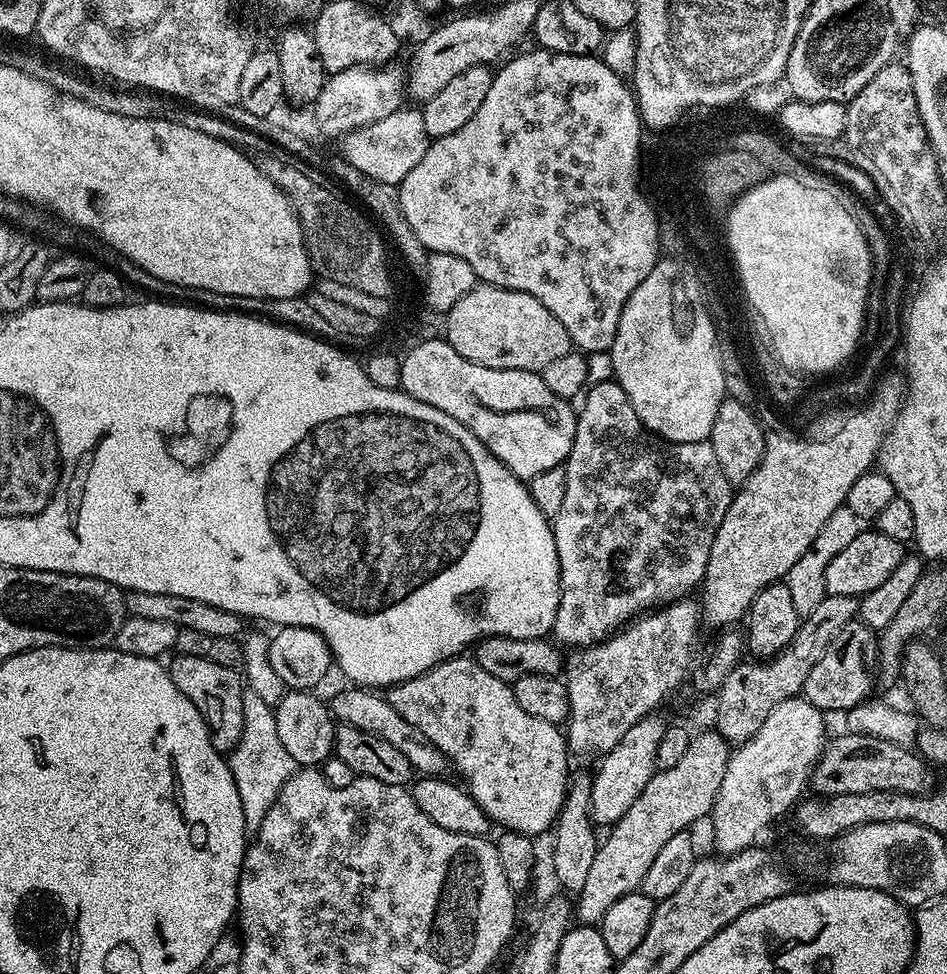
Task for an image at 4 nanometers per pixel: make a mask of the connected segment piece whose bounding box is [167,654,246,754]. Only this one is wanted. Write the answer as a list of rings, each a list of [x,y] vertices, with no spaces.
[[[179,654],[171,657],[172,664],[167,665],[170,678],[190,702],[202,714],[202,718],[208,724],[208,733],[212,739],[212,745],[221,754],[231,753],[232,747],[242,738],[242,698],[246,691],[245,681],[241,673],[234,668],[218,666],[218,662],[210,662],[210,658],[194,658]]]

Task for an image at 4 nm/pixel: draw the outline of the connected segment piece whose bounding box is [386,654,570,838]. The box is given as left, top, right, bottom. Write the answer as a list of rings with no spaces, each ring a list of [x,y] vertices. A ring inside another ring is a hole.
[[[461,654],[443,660],[418,678],[393,684],[387,689],[386,699],[410,726],[418,726],[418,730],[442,750],[453,769],[460,771],[459,779],[466,785],[468,795],[482,806],[489,821],[496,823],[497,820],[501,829],[536,838],[539,832],[547,833],[555,825],[564,805],[564,795],[568,793],[570,753],[565,733],[557,725],[526,714],[526,710],[518,706],[509,685],[494,678],[494,674],[486,674],[475,659],[466,657]]]

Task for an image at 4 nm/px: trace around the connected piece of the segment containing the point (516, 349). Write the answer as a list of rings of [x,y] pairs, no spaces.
[[[477,283],[446,314],[446,339],[462,358],[491,368],[543,373],[550,362],[573,351],[568,328],[554,318],[552,309],[529,292],[510,290],[499,284]]]

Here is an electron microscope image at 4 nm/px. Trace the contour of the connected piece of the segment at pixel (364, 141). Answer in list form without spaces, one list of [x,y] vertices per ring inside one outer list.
[[[401,106],[397,112],[390,114],[390,118],[382,118],[382,122],[374,122],[345,134],[339,141],[339,155],[356,169],[362,170],[362,174],[370,174],[370,178],[378,182],[399,186],[406,174],[422,162],[422,154],[426,154],[430,143],[423,111],[419,107],[408,107]]]

